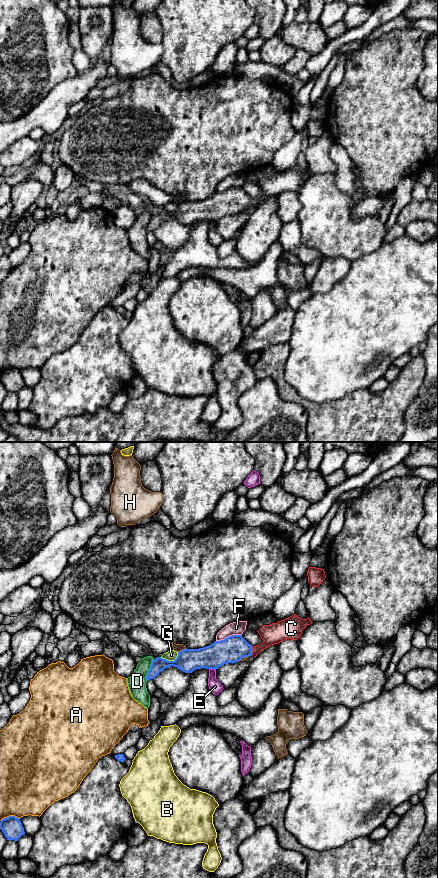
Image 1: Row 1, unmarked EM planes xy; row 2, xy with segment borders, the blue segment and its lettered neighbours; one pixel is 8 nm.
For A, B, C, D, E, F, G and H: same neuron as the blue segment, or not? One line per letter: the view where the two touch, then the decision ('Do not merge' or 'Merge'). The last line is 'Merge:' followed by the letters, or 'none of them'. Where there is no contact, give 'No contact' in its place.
A: Touches blue in xy. Do not merge
B: No contact. Do not merge
C: Touches blue in xy. Merge
D: Touches blue in xy. Do not merge
E: Touches blue in xy. Do not merge
F: Touches blue in xy. Do not merge
G: Touches blue in xy. Do not merge
H: Touches blue in xy. Do not merge
Merge: C

